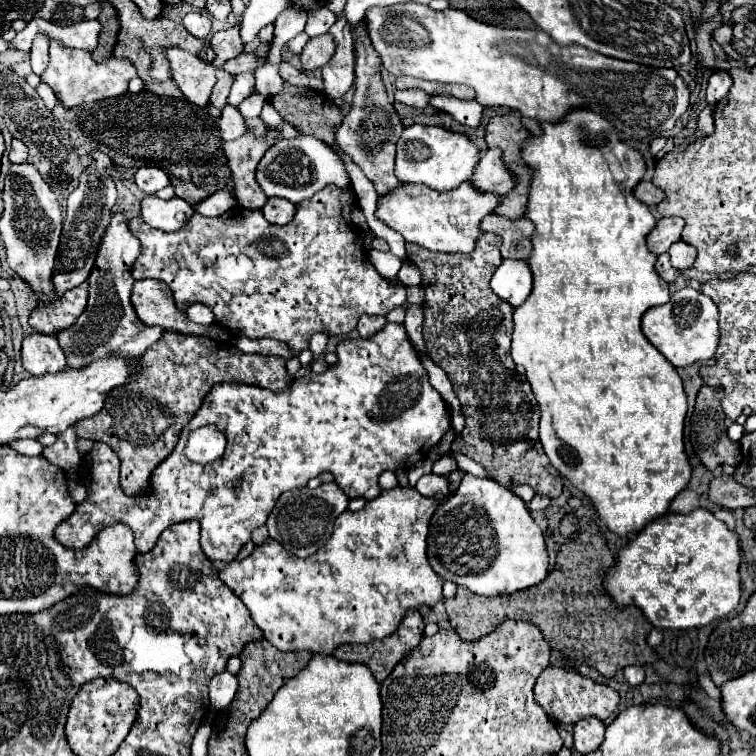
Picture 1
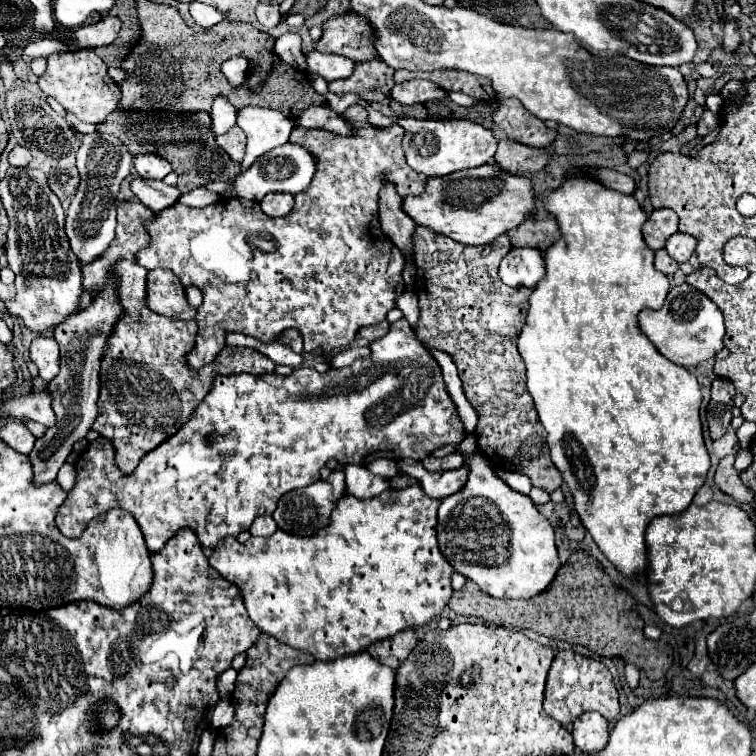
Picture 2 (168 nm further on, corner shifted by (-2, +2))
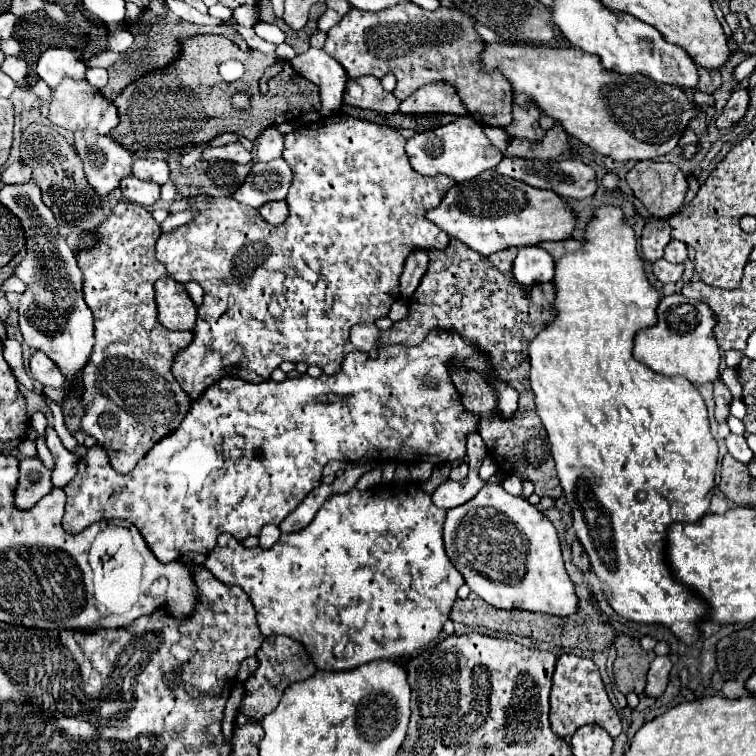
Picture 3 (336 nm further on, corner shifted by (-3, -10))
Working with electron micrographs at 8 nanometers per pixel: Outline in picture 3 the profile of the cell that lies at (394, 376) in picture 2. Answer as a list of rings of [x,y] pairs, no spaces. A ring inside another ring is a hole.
[[[431,330],[427,334],[427,338],[419,344],[419,346],[385,346],[379,348],[377,358],[369,358],[369,354],[365,352],[349,352],[341,364],[339,374],[335,376],[327,376],[321,374],[319,378],[311,378],[309,374],[303,374],[299,378],[285,378],[283,382],[273,382],[273,380],[265,380],[259,384],[253,382],[245,382],[241,378],[221,378],[215,384],[211,384],[211,388],[207,388],[189,408],[187,416],[183,418],[183,422],[179,424],[179,428],[171,434],[167,434],[163,440],[159,440],[143,460],[139,460],[139,464],[129,472],[129,474],[117,474],[111,464],[109,464],[109,456],[107,452],[95,444],[89,448],[87,456],[83,456],[77,464],[77,476],[73,478],[73,482],[69,482],[63,490],[67,494],[67,506],[65,506],[65,516],[63,516],[63,528],[71,534],[77,534],[81,530],[85,530],[87,526],[91,526],[93,522],[99,520],[107,520],[107,518],[125,518],[131,524],[137,526],[137,530],[141,532],[141,536],[145,538],[147,546],[151,548],[151,552],[155,554],[155,558],[163,564],[179,560],[183,554],[209,554],[215,548],[215,540],[219,534],[223,532],[231,532],[235,536],[235,540],[245,540],[247,536],[259,536],[261,528],[265,524],[275,524],[279,526],[287,514],[291,514],[301,502],[303,498],[321,484],[321,470],[329,460],[343,460],[343,462],[351,462],[363,456],[375,458],[379,464],[381,462],[399,462],[399,464],[415,464],[415,462],[431,462],[431,464],[439,464],[439,462],[453,462],[453,460],[463,460],[465,458],[465,440],[471,432],[477,432],[479,428],[479,416],[465,410],[461,404],[461,396],[451,380],[451,372],[449,366],[453,364],[453,354],[467,354],[467,368],[477,368],[479,374],[483,374],[487,378],[487,382],[493,386],[495,394],[497,394],[497,408],[495,414],[501,418],[511,418],[517,412],[517,400],[519,394],[515,388],[511,388],[509,384],[501,382],[495,374],[493,374],[493,364],[491,358],[485,352],[477,350],[477,344],[471,344],[469,340],[463,340],[463,336],[459,336],[459,332],[455,330]]]

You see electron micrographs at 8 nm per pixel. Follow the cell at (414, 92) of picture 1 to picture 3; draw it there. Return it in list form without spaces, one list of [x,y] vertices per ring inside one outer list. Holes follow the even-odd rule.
[[[435,82],[419,88],[399,104],[399,110],[403,114],[467,114],[467,108],[459,100],[455,88],[447,82]]]

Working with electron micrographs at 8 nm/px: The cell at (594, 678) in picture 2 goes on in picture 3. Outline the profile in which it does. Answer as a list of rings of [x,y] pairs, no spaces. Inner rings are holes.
[[[561,654],[557,658],[549,704],[551,704],[551,712],[549,712],[551,728],[561,738],[571,736],[577,728],[581,728],[585,724],[599,724],[613,738],[617,738],[621,734],[619,714],[607,698],[607,692],[603,688],[601,676],[599,676],[599,668],[589,658],[581,658],[575,654]]]

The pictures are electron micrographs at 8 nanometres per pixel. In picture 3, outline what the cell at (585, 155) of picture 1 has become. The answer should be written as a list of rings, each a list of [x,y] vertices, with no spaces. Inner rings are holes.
[[[601,206],[595,212],[593,222],[587,226],[587,242],[581,250],[573,252],[573,254],[565,254],[557,264],[555,264],[555,290],[557,290],[557,298],[555,298],[555,308],[557,308],[557,318],[529,344],[529,358],[531,358],[531,388],[535,394],[535,404],[537,404],[537,414],[547,430],[549,442],[551,442],[551,452],[557,464],[557,476],[559,482],[563,486],[563,494],[567,496],[567,502],[573,510],[573,528],[575,534],[581,542],[581,546],[585,548],[585,552],[589,554],[591,560],[591,568],[597,574],[597,578],[601,580],[601,588],[603,594],[607,598],[607,602],[611,604],[611,608],[623,616],[625,620],[631,622],[639,622],[639,624],[659,624],[665,626],[673,632],[673,636],[683,642],[685,646],[693,646],[699,640],[699,624],[701,620],[709,614],[709,604],[705,600],[699,598],[699,594],[695,594],[691,588],[687,588],[685,584],[681,584],[679,580],[675,580],[675,576],[667,570],[667,554],[665,554],[665,544],[667,544],[667,530],[671,524],[675,522],[697,522],[701,520],[703,514],[707,514],[709,510],[709,502],[707,496],[711,494],[711,490],[715,488],[715,466],[717,466],[717,442],[711,436],[709,430],[709,420],[707,420],[707,408],[705,402],[699,394],[699,390],[687,382],[683,376],[663,376],[653,372],[651,368],[647,368],[645,364],[637,362],[633,358],[633,338],[639,330],[647,328],[647,326],[655,326],[657,324],[657,304],[659,304],[659,294],[655,290],[655,286],[649,284],[645,270],[643,270],[643,260],[637,254],[637,240],[635,240],[635,232],[631,226],[627,226],[623,222],[623,212],[617,206]]]

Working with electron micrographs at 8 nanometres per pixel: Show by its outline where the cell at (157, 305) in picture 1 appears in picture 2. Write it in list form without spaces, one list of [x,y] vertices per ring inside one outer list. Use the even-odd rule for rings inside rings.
[[[150,270],[146,282],[146,306],[162,316],[176,320],[194,320],[196,310],[184,296],[184,286],[170,270]]]

